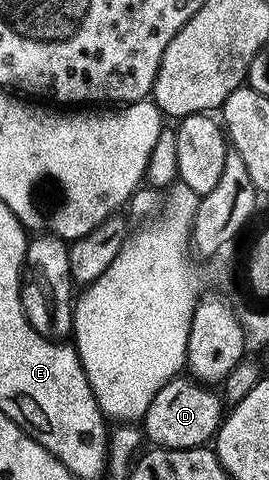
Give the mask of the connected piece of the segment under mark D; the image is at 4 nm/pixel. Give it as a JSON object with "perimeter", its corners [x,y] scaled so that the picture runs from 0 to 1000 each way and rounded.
{"perimeter":[[[651,785],[587,813],[580,827],[565,827],[520,875],[520,896],[554,921],[561,915],[572,931],[714,935],[770,929],[807,908],[829,869],[829,825],[807,813],[703,785]]]}

